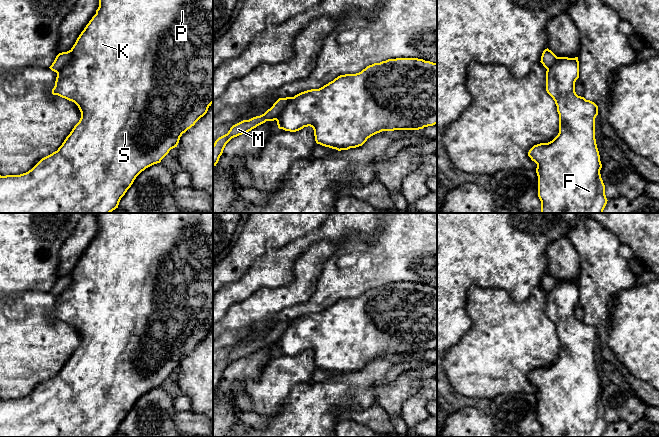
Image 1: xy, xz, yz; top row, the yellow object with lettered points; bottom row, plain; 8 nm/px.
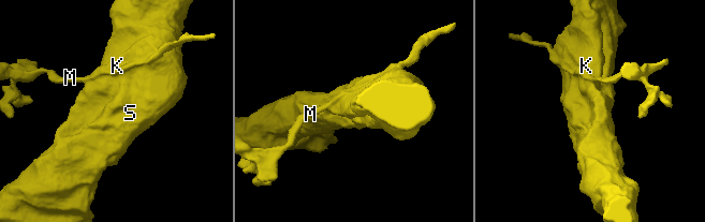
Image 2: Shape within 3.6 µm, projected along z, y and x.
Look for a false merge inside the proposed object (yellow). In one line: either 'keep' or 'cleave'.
cleave

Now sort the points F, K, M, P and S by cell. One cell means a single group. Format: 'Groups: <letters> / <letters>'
Groups: F K P S / M

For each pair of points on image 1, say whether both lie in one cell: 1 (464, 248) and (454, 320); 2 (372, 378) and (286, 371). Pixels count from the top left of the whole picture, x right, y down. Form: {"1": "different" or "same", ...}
{"1": "same", "2": "different"}

